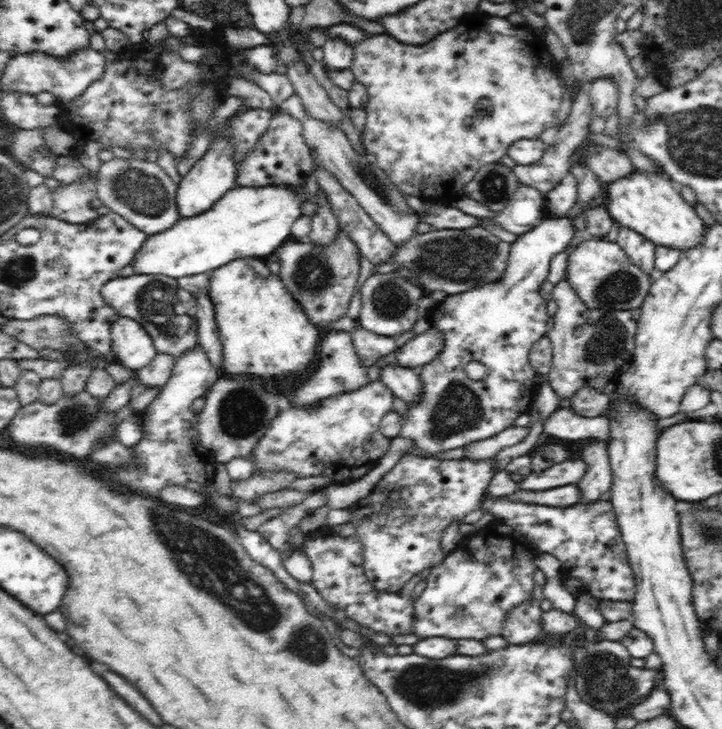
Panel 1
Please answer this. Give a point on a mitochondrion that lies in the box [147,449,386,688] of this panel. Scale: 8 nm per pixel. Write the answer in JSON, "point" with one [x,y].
{"point":[303,635]}

